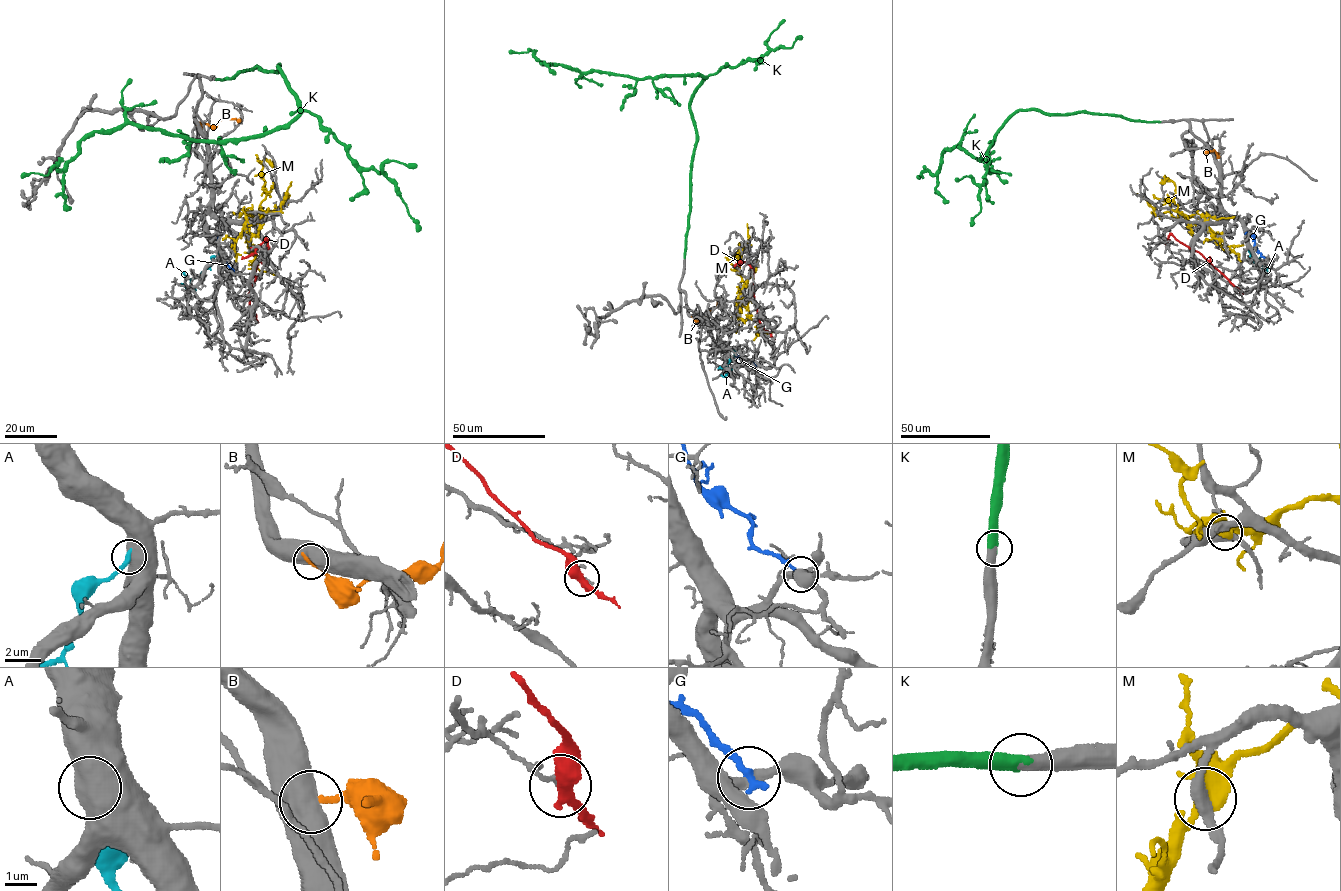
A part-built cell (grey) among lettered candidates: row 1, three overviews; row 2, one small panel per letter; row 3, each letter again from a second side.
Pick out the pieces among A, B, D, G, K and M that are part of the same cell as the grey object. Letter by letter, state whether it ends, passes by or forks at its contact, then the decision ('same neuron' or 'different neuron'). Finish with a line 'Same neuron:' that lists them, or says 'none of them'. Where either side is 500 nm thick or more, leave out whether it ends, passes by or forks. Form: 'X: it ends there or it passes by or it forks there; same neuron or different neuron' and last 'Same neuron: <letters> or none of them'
A: different neuron
B: different neuron
D: it passes by; different neuron
G: it ends there; different neuron
K: it ends there; same neuron
M: it forks there; different neuron
Same neuron: K

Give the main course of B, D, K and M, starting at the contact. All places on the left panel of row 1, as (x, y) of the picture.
B: (197, 124), (215, 127), (225, 117), (239, 121)
D: (255, 318), (248, 294), (254, 280), (257, 263), (269, 249), (267, 241), (241, 259)
K: (216, 79), (278, 65), (299, 112), (263, 133), (219, 141), (123, 124), (87, 133), (63, 169), (21, 177)
M: (267, 212), (259, 207), (257, 215), (246, 214), (246, 234), (258, 261), (253, 266), (276, 275)

